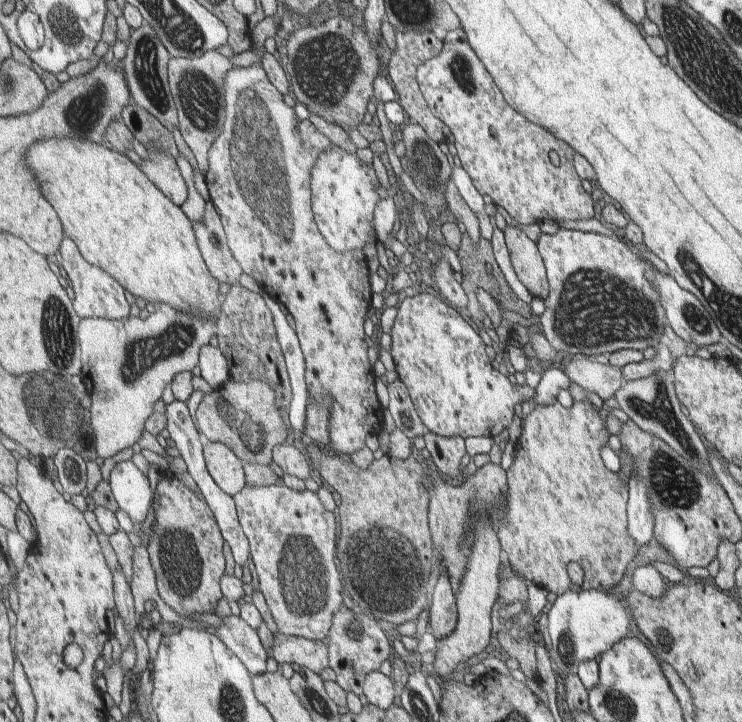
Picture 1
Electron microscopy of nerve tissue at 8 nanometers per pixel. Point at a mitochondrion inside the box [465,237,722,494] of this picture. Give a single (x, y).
(593, 311)

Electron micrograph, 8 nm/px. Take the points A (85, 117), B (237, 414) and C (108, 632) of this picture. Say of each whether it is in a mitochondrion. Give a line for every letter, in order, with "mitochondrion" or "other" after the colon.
A: mitochondrion
B: mitochondrion
C: other

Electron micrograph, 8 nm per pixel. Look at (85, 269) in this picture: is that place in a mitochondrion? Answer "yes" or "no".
no

